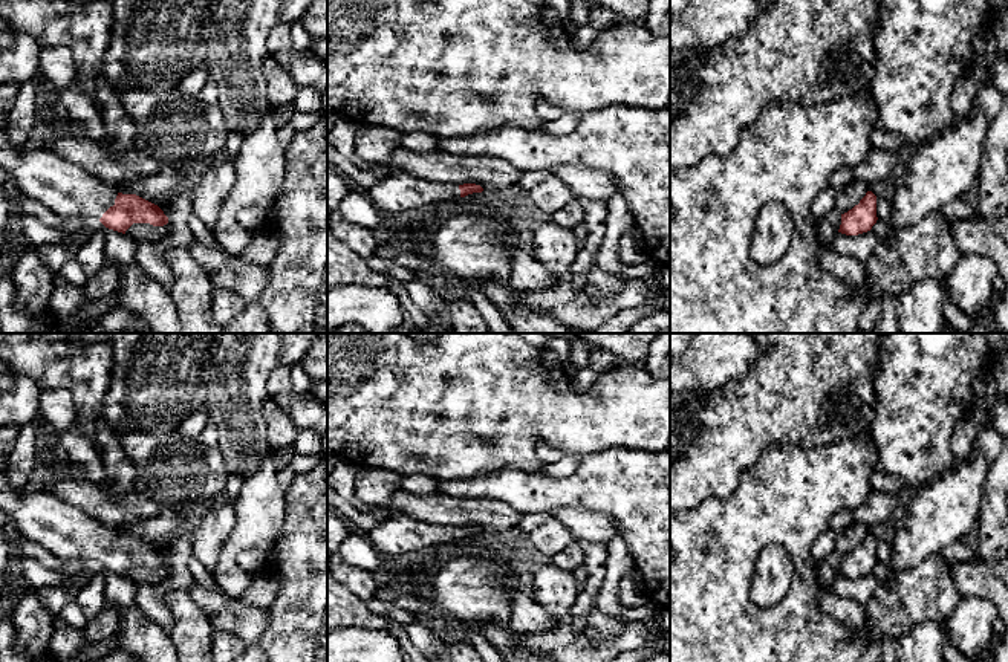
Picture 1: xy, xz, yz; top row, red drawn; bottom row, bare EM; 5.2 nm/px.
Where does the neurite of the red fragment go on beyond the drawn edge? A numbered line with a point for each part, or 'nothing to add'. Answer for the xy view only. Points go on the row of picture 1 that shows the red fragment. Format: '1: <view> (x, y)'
1: xy (63, 187)

